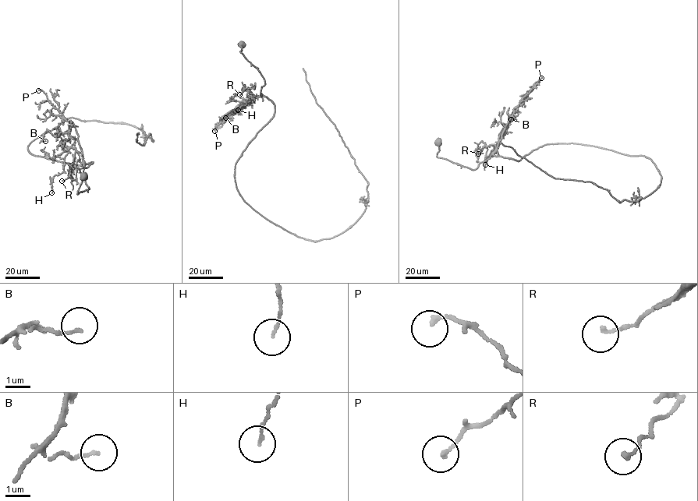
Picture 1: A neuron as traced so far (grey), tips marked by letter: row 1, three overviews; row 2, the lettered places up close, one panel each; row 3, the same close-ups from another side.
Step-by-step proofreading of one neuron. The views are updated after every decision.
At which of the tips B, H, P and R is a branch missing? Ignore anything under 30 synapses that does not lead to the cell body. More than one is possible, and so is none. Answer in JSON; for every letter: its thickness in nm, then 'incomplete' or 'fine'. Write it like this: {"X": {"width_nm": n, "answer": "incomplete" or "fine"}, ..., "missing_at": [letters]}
{"B": {"width_nm": 110, "answer": "fine"}, "H": {"width_nm": 100, "answer": "fine"}, "P": {"width_nm": 170, "answer": "fine"}, "R": {"width_nm": 140, "answer": "fine"}, "missing_at": []}

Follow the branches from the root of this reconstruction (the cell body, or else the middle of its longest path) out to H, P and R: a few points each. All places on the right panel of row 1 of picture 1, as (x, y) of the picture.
H: (438, 142), (437, 157), (476, 169), (480, 163), (490, 157), (503, 132), (485, 164)
P: (438, 142), (437, 157), (476, 169), (495, 149), (514, 107), (541, 78)
R: (438, 142), (437, 157), (472, 169), (489, 158), (495, 146), (486, 146), (480, 141), (478, 153)

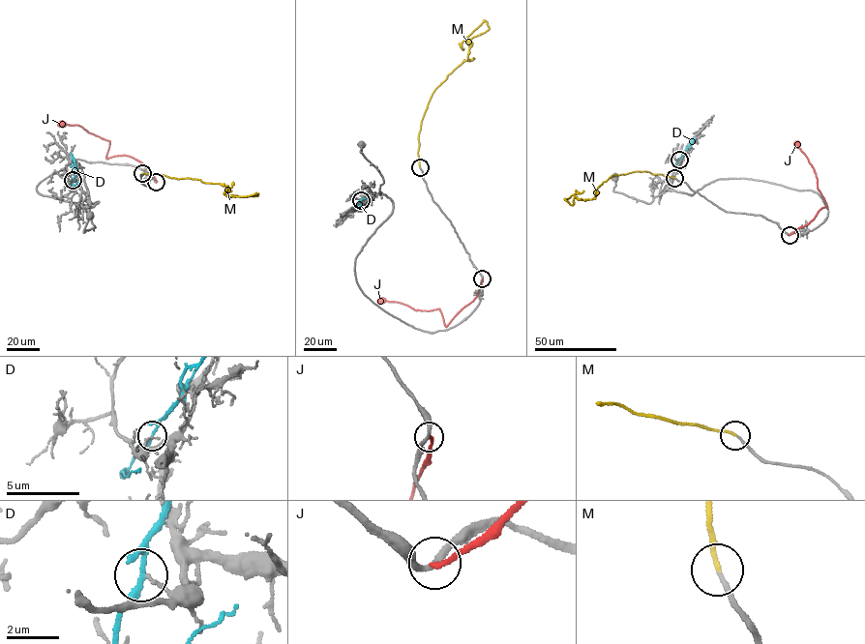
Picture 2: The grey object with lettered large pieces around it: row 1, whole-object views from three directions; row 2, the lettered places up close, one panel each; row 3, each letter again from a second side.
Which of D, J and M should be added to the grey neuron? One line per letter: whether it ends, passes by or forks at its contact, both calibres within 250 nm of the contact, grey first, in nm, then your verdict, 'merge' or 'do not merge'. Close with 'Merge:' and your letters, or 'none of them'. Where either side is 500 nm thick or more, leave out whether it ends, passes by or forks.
D: it forks there; 140 nm thick on the grey side, 160 nm on the other; do not merge
J: it ends there; 240 nm thick on the grey side, 190 nm on the other; do not merge
M: it ends there; 140 nm thick on the grey side, 160 nm on the other; merge
Merge: M

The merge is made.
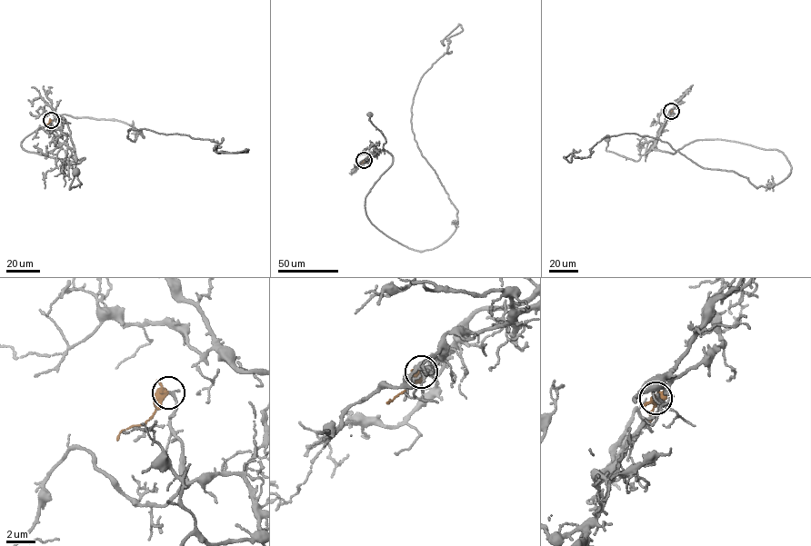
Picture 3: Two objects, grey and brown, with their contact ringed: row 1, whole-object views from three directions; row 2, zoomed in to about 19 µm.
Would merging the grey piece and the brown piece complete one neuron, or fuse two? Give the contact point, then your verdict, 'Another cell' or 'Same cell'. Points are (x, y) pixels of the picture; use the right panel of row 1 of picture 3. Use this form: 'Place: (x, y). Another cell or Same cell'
Place: (671, 111). Same cell

